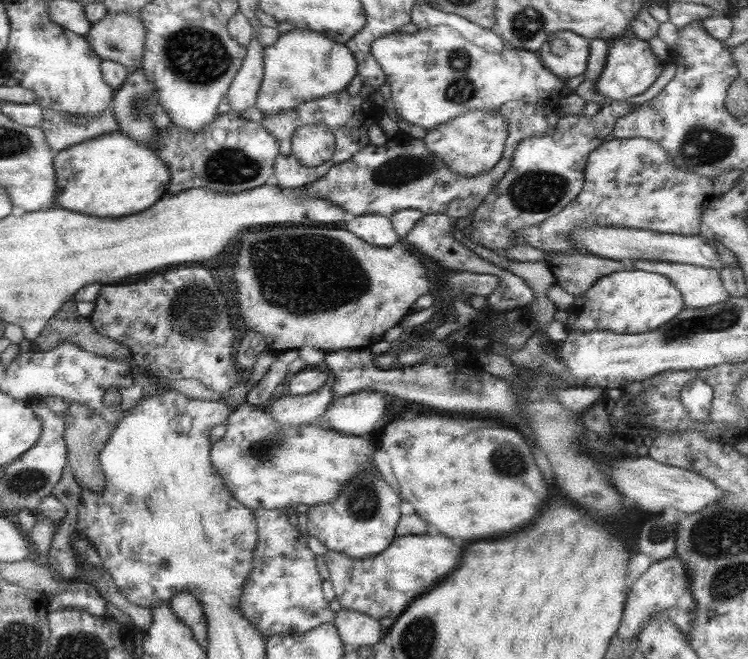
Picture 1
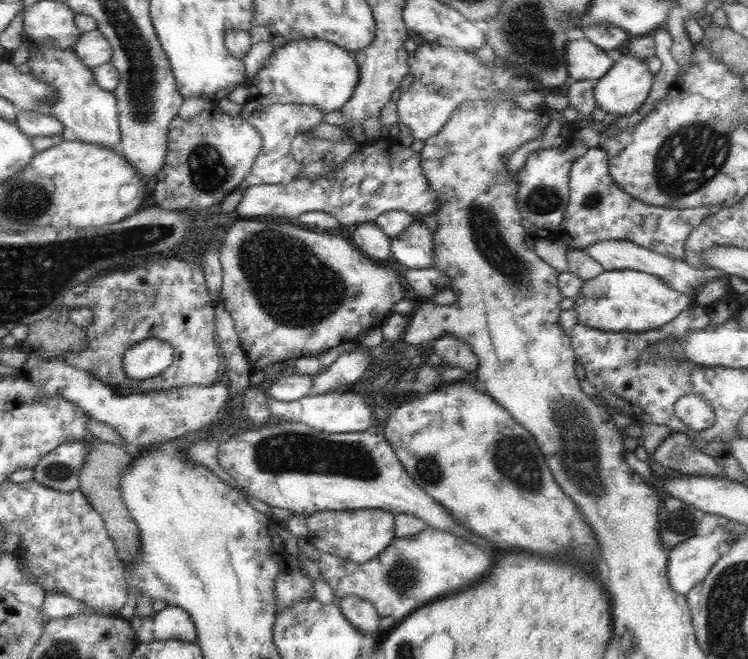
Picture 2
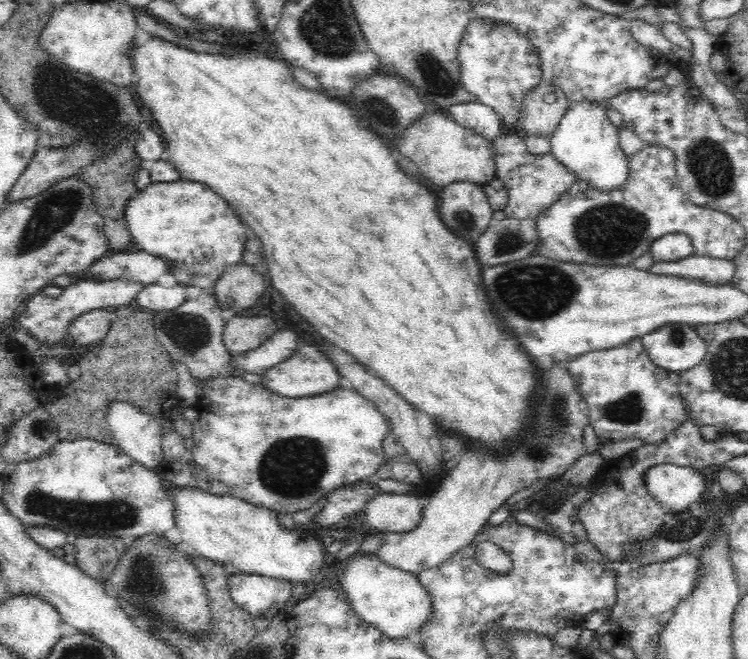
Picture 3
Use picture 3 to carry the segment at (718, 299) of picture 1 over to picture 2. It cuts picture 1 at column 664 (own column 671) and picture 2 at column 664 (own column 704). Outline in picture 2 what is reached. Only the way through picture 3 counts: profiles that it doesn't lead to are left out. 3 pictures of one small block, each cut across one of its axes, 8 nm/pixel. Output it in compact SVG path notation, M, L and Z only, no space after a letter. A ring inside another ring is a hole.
M602 241L595 242L585 249L590 258L596 260L604 271L612 270L636 270L643 271L646 274L662 279L668 286L674 290L684 294L691 294L695 300L698 292L706 282L716 278L724 278L728 276L726 273L720 272L714 268L696 269L688 265L685 261L678 261L672 258L667 258L657 252L652 252L643 246L638 246L630 241Z

